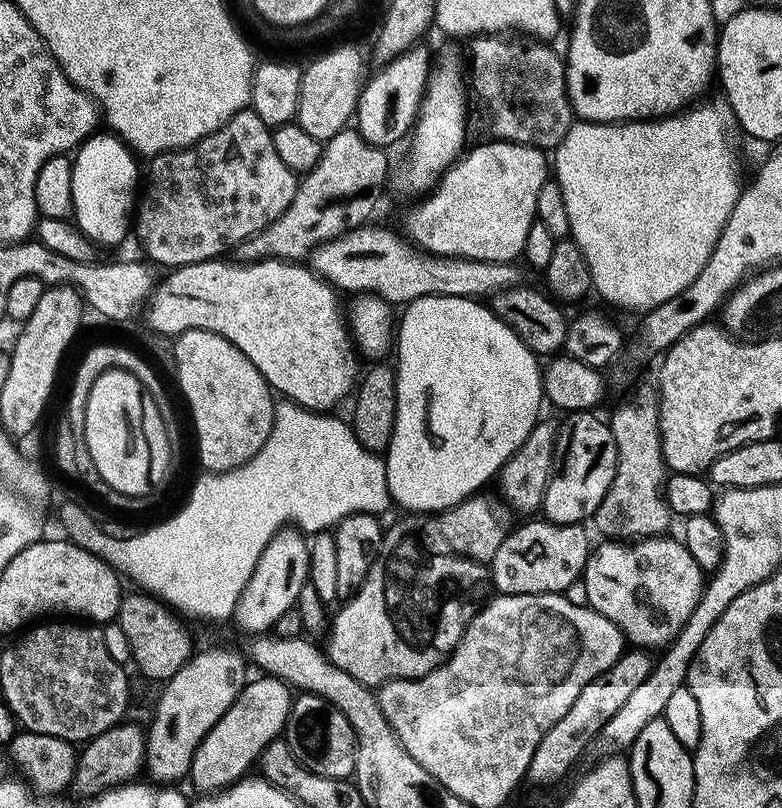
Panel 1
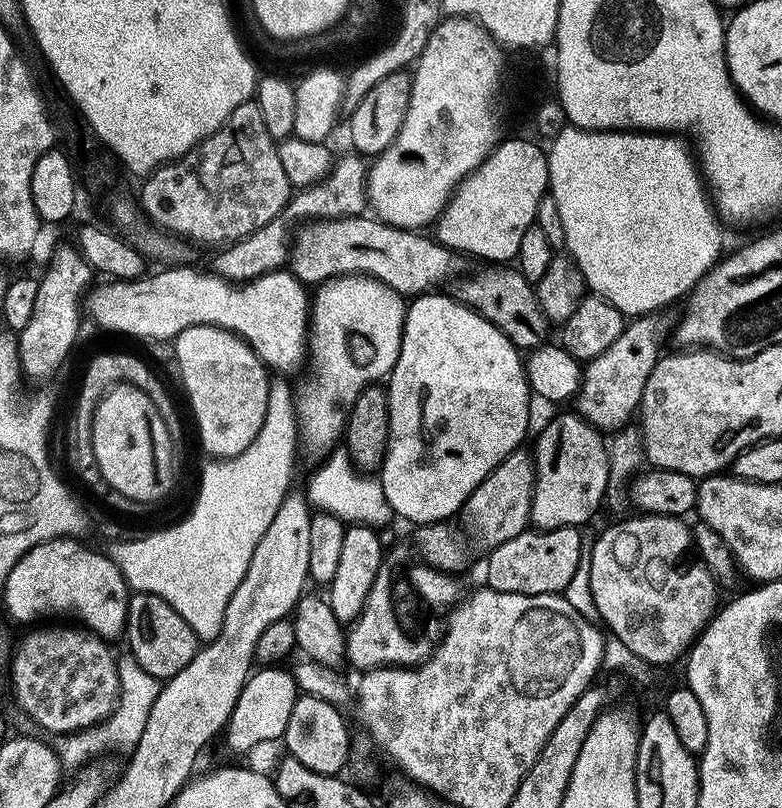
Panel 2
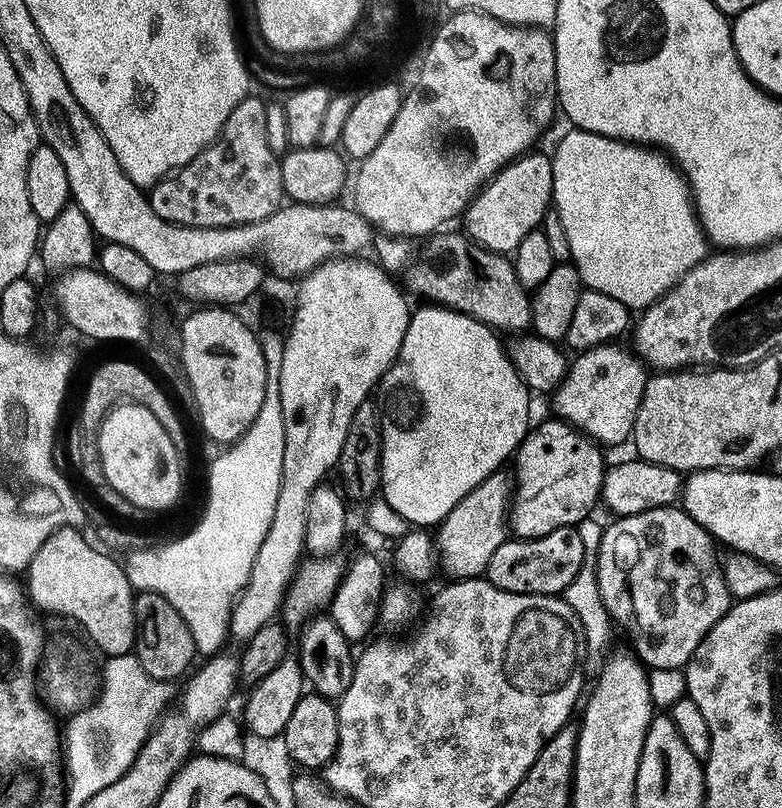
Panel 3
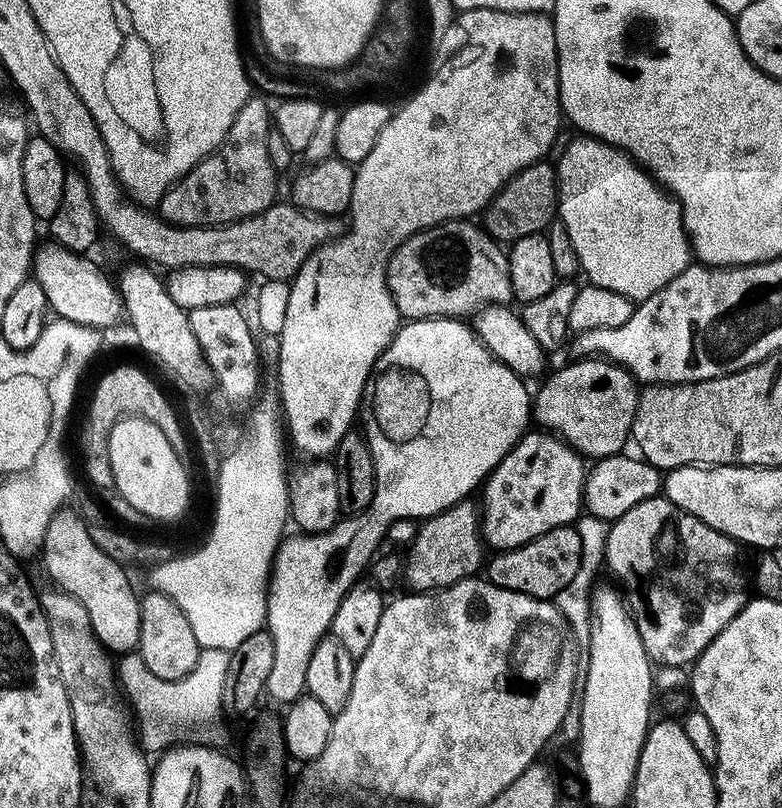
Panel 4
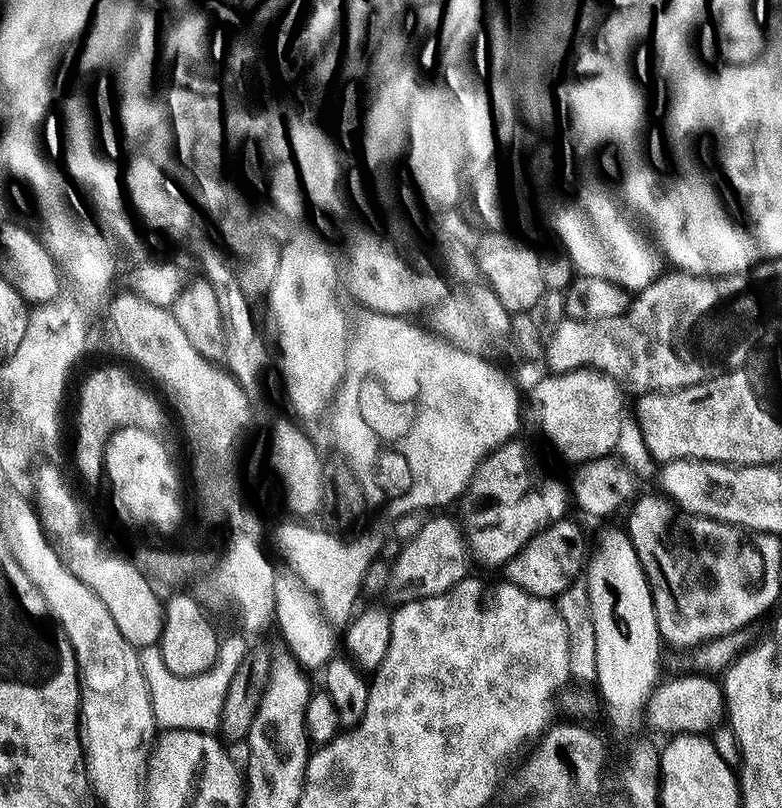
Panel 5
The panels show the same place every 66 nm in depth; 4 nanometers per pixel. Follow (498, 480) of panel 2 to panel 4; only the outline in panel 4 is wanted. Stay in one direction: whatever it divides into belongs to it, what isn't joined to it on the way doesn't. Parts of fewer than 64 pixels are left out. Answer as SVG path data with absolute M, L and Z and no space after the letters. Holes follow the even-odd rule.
M471 499L459 500L454 506L427 517L419 525L416 536L410 543L402 573L408 579L412 592L434 592L449 588L463 580L475 577L485 563L486 545L482 539L482 512L472 505Z

